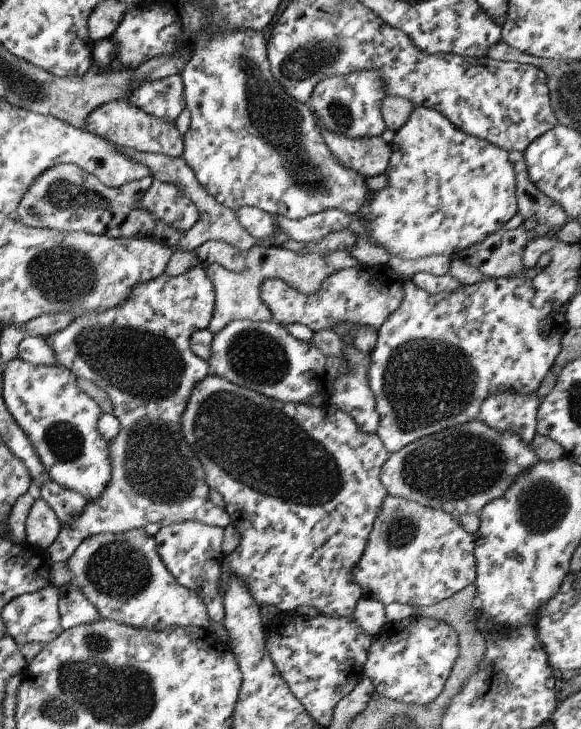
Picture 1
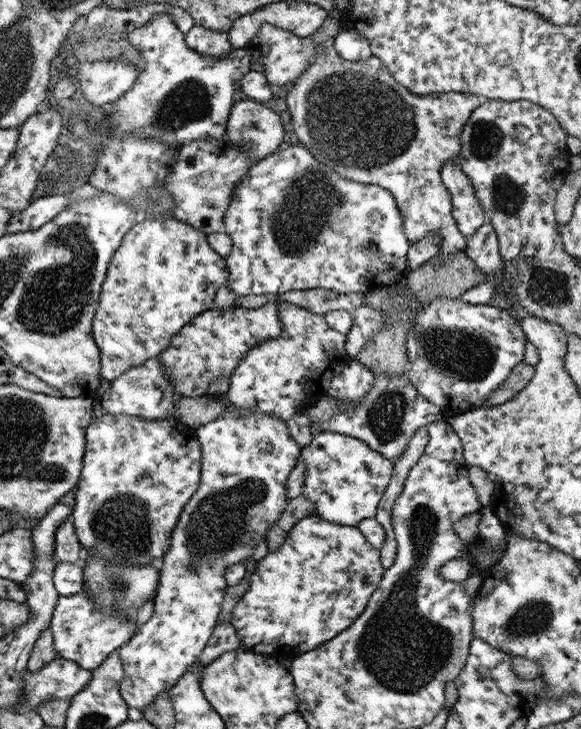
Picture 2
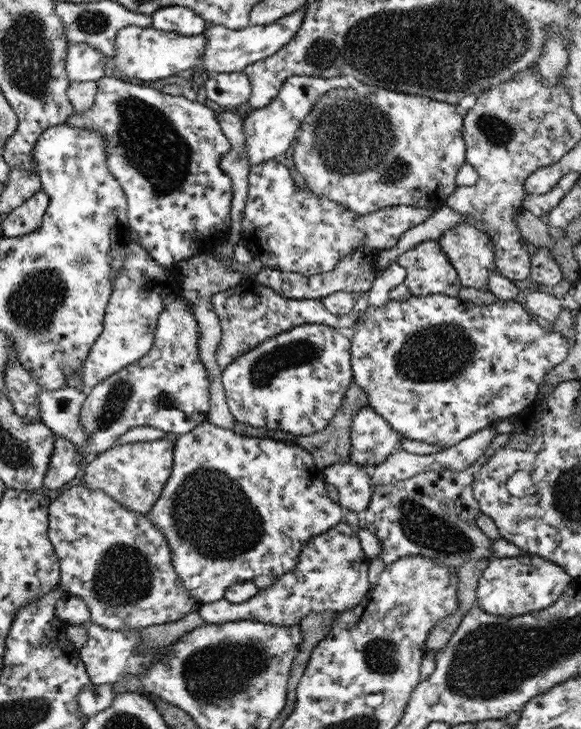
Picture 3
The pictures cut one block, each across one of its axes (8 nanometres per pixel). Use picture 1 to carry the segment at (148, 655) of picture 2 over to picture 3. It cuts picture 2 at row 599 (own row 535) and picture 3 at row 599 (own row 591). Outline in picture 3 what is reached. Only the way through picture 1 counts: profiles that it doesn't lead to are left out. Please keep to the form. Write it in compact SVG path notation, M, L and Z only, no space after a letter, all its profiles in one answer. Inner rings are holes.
M206 420L193 427L185 435L177 435L174 441L174 466L170 478L158 501L150 508L146 514L148 520L155 520L159 528L163 528L163 536L167 536L167 544L171 544L171 560L175 560L175 572L179 572L179 580L186 586L187 592L199 605L214 603L223 598L227 588L234 584L247 582L259 575L278 577L279 575L291 571L299 556L299 551L303 543L313 535L318 535L329 530L329 528L343 522L343 509L335 501L331 501L325 490L322 469L313 465L311 455L298 445L278 441L265 437L246 437L235 434L232 429L221 428L219 425L211 424Z

